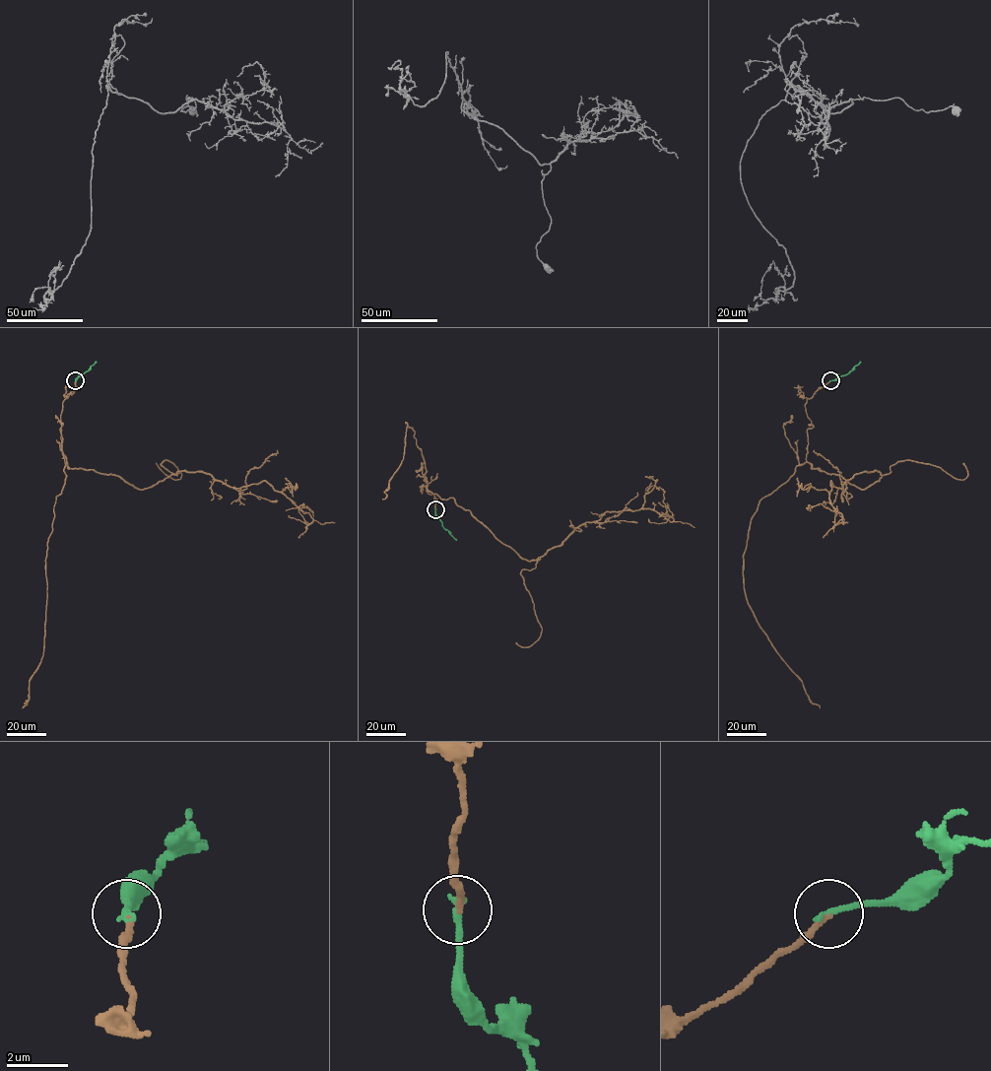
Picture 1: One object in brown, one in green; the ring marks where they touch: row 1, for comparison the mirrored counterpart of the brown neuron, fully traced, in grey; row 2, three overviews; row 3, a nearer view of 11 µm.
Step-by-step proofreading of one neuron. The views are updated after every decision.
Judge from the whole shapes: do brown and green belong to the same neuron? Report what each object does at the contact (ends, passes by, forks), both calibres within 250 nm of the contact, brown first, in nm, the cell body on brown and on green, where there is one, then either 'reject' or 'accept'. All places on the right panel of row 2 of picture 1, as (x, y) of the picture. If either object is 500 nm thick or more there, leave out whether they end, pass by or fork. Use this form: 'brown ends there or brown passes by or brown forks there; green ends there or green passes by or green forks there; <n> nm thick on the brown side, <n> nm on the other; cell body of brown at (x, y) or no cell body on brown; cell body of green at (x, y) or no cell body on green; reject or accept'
brown ends there; green ends there; 220 nm thick on the brown side, 240 nm on the other; no cell body on brown; no cell body on green; accept

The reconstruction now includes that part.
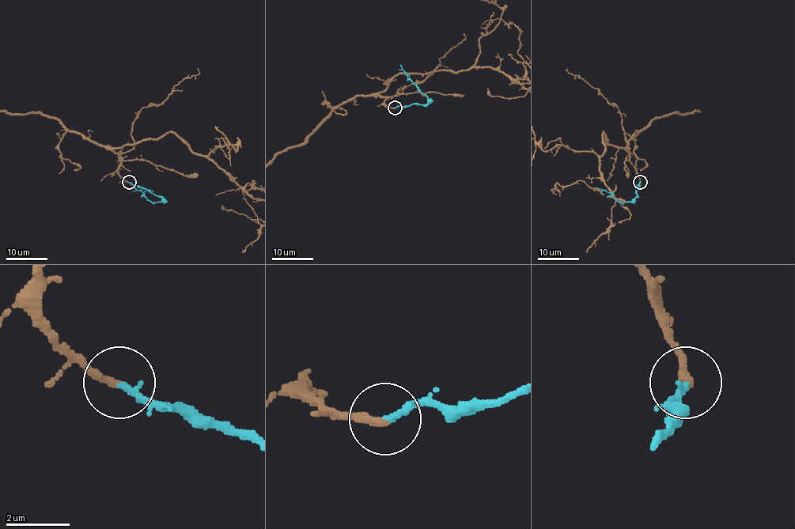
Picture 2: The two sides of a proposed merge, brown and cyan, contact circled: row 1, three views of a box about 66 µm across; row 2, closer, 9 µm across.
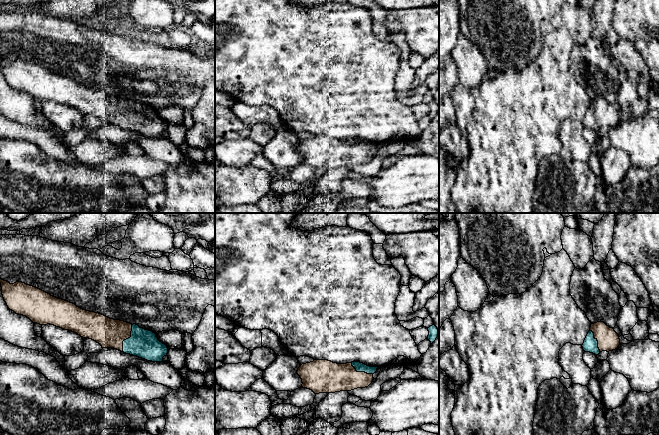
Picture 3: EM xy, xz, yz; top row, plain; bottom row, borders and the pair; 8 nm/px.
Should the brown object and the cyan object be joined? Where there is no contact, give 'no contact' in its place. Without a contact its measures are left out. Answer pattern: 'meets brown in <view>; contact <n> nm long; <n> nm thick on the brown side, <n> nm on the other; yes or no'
meets brown in xy; contact 240 nm long; 240 nm thick on the brown side, 220 nm on the other; yes

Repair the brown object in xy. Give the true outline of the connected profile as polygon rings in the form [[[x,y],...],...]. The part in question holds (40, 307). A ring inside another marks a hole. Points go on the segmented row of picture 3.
[[[0,278],[2,295],[8,308],[16,314],[26,316],[33,323],[54,325],[64,330],[77,333],[99,343],[102,348],[114,348],[126,354],[137,356],[152,362],[163,362],[168,348],[160,342],[152,331],[140,328],[120,320],[110,319],[102,314],[90,312],[77,307],[68,301],[58,299],[50,294],[22,282],[10,284]]]

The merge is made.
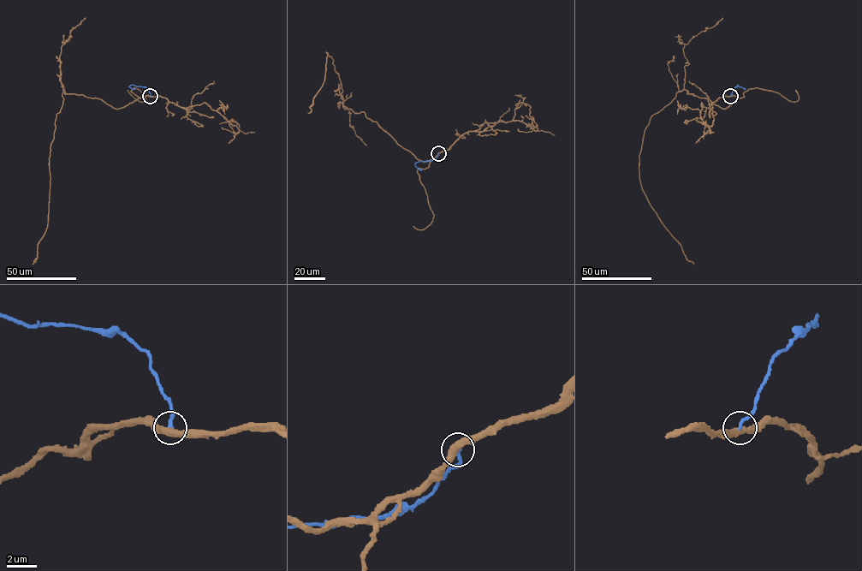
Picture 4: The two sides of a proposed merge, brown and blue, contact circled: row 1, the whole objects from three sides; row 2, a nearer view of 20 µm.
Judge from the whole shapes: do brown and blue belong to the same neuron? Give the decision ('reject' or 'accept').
reject

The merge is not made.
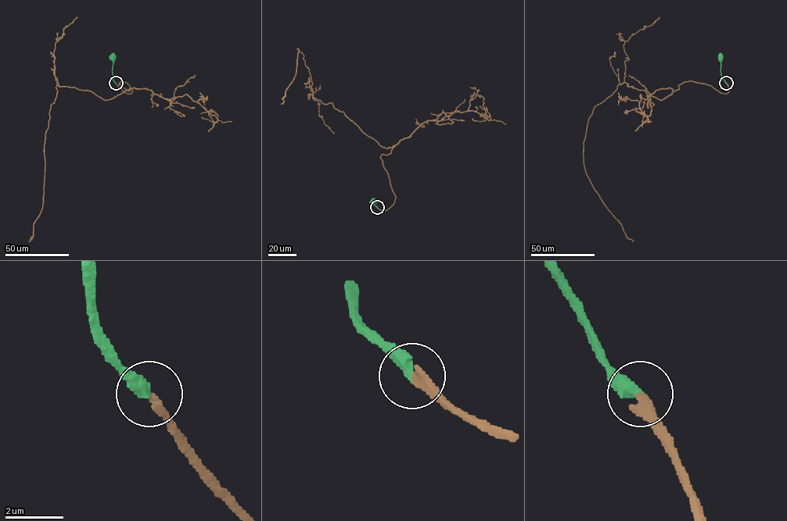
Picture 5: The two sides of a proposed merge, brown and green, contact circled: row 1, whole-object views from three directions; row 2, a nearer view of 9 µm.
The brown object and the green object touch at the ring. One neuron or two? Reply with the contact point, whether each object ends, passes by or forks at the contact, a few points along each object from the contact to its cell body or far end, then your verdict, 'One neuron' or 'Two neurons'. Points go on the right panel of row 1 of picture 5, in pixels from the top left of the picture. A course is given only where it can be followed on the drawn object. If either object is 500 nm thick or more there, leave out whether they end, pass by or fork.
Place: (726, 83). At the ring brown ends. At the ring green ends. Course of brown: (726, 83), (723, 94), (684, 81), (659, 100), (623, 82), (594, 108), (584, 170), (633, 241). Course of green: (726, 83), (720, 73), (720, 57). One neuron

